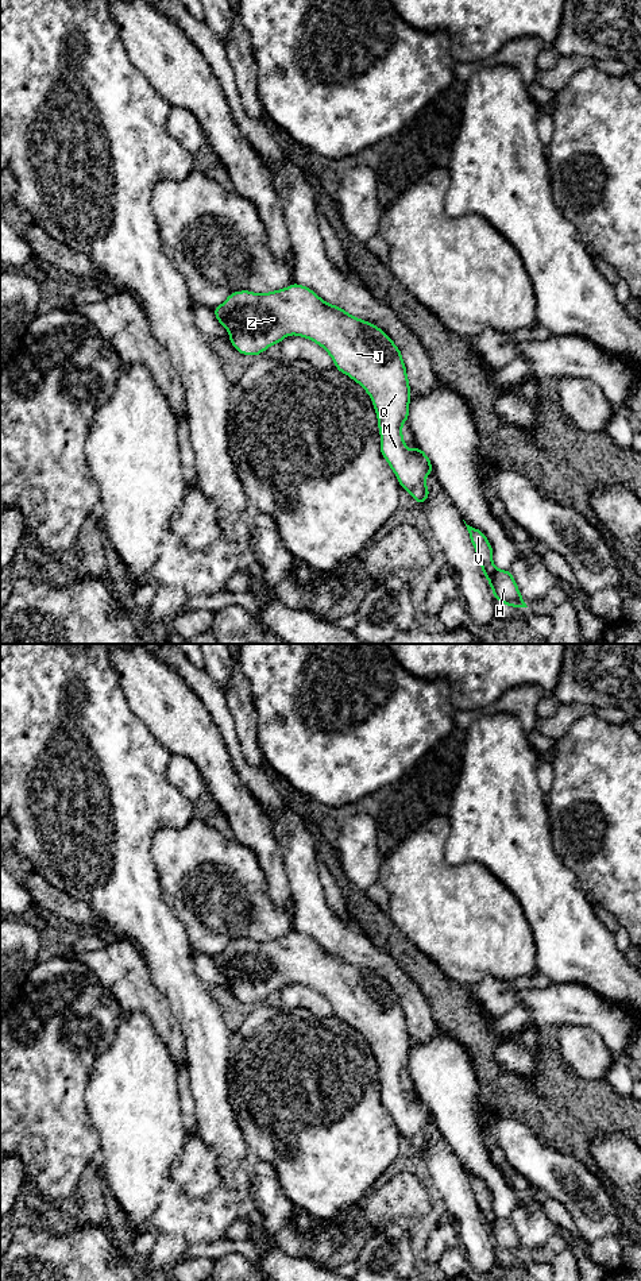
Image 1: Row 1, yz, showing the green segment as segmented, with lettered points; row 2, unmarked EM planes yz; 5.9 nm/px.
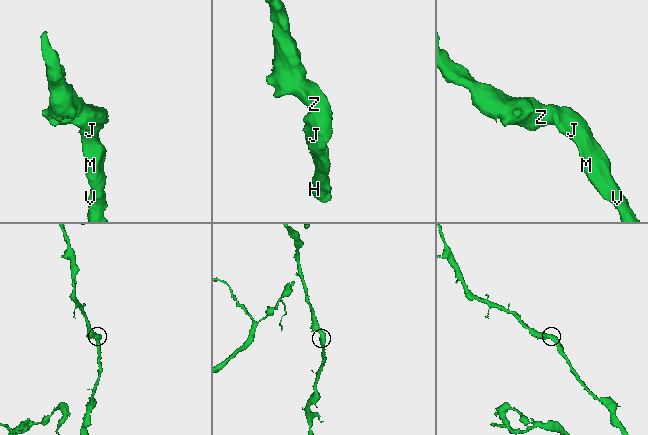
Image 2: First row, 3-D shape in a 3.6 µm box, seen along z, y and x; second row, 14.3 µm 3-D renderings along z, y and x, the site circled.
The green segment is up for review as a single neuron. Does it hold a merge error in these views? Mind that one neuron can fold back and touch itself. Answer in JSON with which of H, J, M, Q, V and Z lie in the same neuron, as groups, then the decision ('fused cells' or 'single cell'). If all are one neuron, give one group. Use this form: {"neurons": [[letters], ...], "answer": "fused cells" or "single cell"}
{"neurons": [["H", "J", "M", "Q", "V", "Z"]], "answer": "single cell"}

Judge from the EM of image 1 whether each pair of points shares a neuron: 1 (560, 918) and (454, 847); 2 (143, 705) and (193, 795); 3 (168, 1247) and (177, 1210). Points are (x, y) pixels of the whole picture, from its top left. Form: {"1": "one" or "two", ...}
{"1": "one", "2": "two", "3": "two"}

